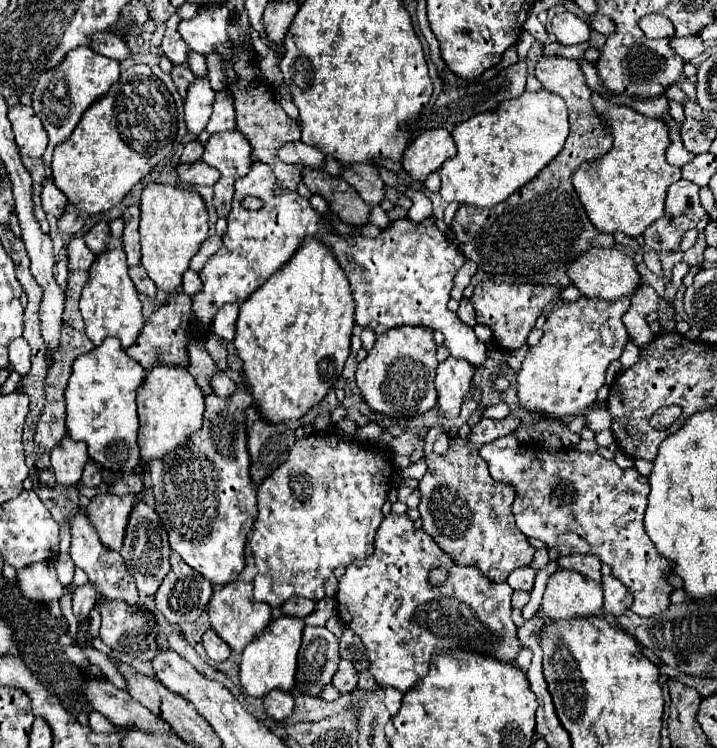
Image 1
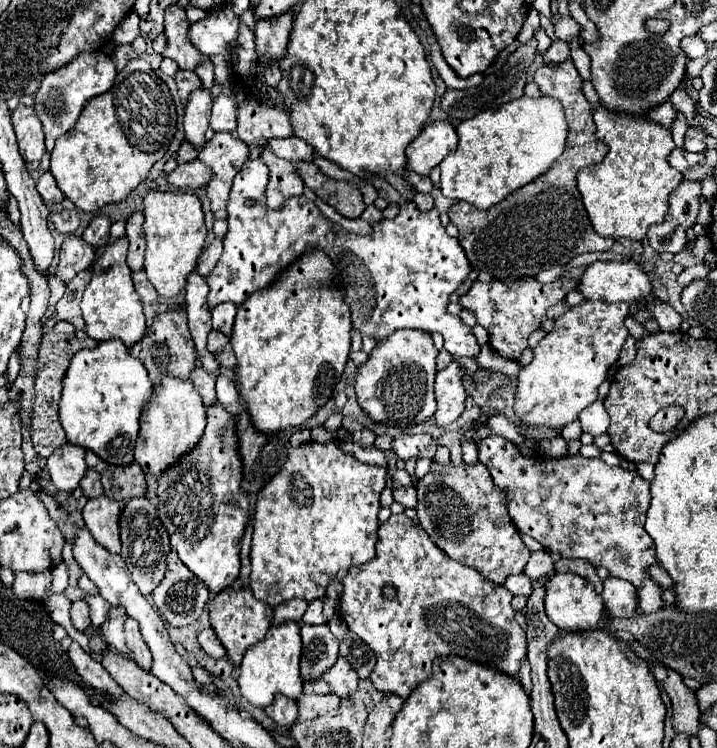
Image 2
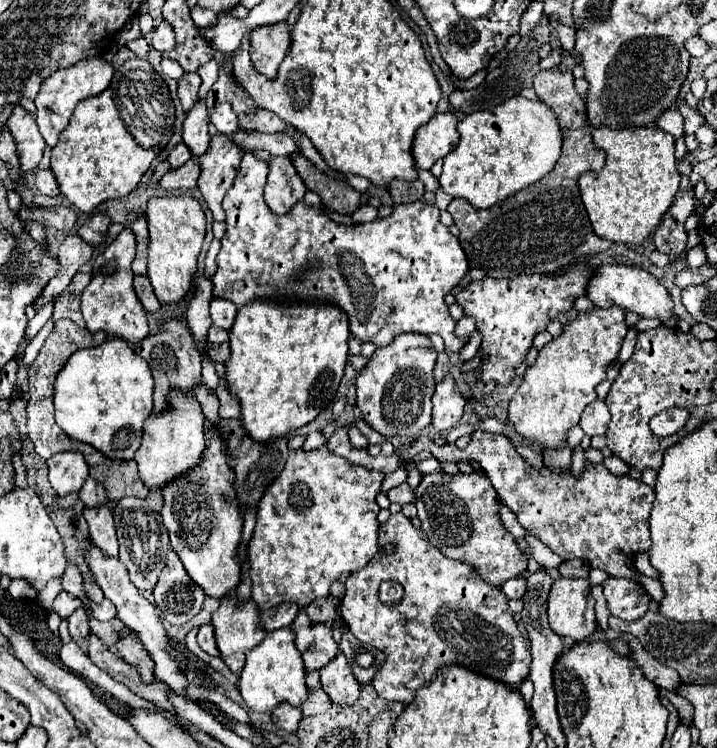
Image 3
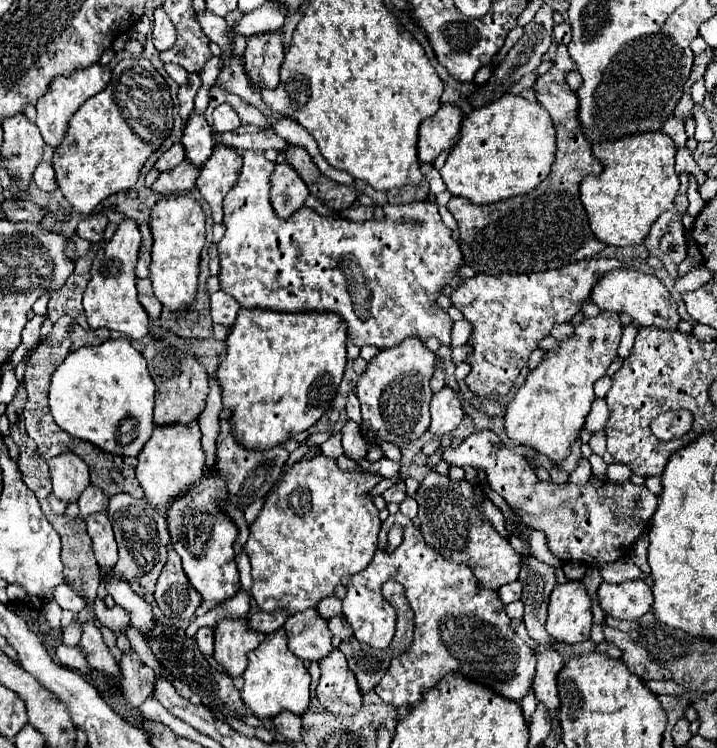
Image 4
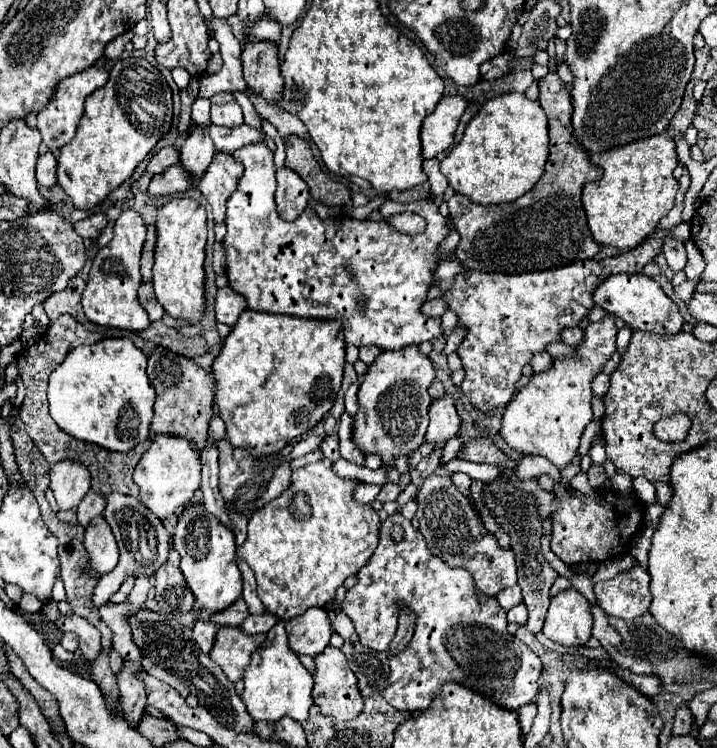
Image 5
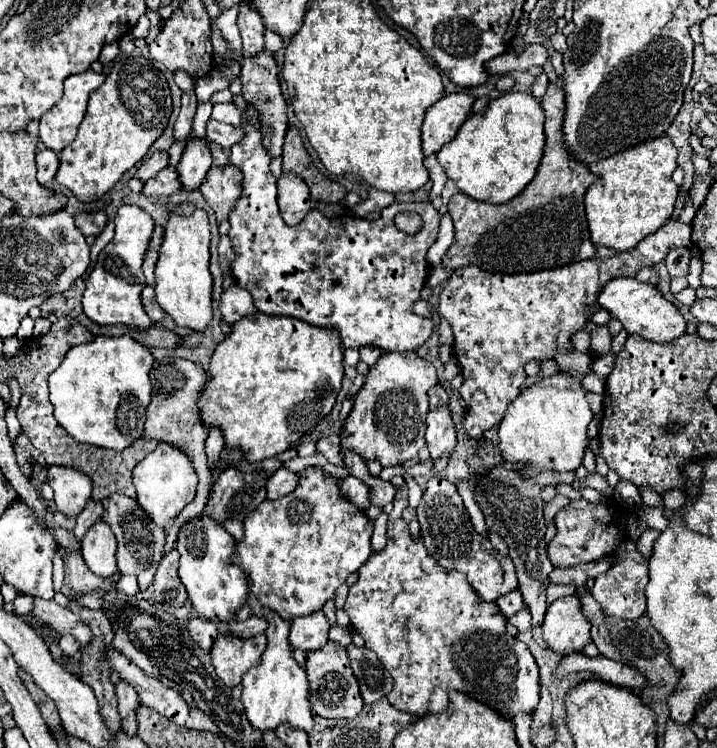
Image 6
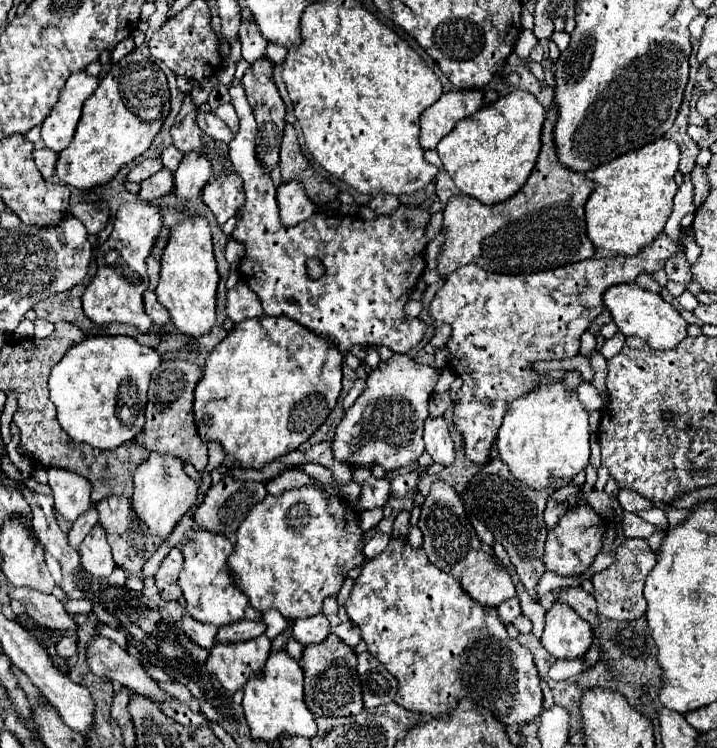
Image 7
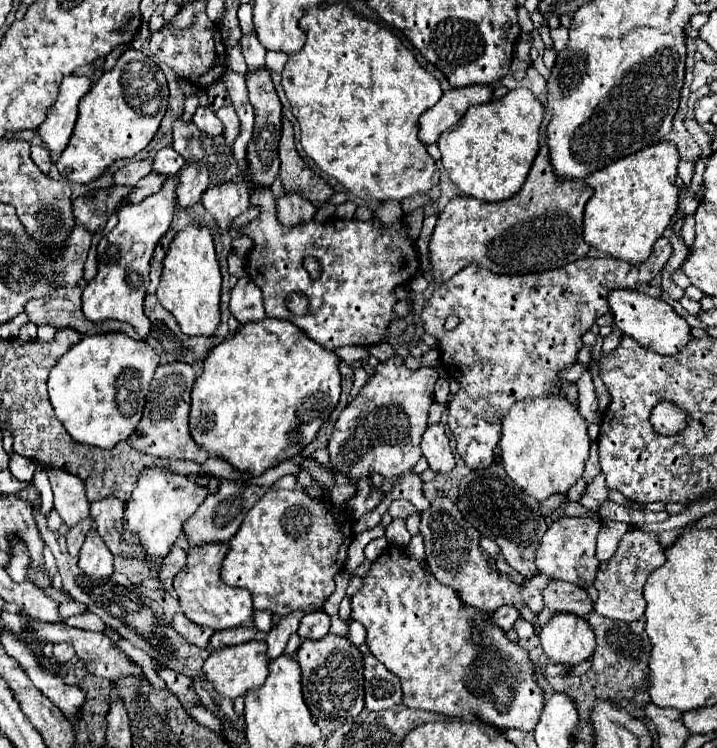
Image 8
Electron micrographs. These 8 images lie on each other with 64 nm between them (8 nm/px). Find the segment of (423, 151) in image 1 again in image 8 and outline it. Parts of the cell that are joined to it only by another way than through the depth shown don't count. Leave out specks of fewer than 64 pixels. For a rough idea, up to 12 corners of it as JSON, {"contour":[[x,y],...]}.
{"contour":[[452,88],[420,116],[420,140],[432,144],[492,88]]}

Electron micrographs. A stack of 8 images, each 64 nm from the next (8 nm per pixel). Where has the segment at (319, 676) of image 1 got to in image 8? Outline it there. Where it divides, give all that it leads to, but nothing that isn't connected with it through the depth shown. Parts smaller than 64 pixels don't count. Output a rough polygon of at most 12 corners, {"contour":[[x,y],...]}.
{"contour":[[324,610],[308,612],[298,628],[300,638],[320,640],[330,630]]}

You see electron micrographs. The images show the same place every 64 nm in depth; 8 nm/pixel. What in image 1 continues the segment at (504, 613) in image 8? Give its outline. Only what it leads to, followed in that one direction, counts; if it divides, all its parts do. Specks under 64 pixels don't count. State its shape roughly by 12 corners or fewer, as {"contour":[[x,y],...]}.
{"contour":[[528,566],[508,576],[512,590],[530,592],[536,572]]}

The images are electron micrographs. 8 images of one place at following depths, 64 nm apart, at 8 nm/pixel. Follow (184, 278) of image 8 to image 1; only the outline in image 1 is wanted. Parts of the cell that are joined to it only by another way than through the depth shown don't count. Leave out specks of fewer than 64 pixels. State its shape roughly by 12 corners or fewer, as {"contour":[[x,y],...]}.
{"contour":[[142,190],[142,266],[172,294],[208,238],[194,190]]}

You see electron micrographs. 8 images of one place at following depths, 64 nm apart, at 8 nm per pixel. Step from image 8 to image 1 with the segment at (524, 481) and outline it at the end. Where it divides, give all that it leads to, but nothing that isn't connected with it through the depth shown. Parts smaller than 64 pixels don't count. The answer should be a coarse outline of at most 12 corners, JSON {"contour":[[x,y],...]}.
{"contour":[[630,298],[554,306],[518,372],[530,414],[568,422],[626,346]]}

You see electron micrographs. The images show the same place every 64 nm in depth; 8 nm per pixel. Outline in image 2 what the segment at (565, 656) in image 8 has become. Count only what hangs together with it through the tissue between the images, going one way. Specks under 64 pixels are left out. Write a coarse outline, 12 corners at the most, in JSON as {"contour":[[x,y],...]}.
{"contour":[[578,574],[546,582],[546,616],[562,632],[600,624],[602,598]]}

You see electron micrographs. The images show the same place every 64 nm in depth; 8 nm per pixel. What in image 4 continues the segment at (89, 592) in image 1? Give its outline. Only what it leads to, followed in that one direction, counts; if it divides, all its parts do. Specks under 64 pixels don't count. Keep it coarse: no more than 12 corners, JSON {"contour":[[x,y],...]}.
{"contour":[[78,618],[64,630],[62,644],[78,646],[82,630]]}

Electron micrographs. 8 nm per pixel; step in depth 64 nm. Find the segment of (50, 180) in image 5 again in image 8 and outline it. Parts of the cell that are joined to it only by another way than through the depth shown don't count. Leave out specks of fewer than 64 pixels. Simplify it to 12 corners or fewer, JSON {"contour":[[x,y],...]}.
{"contour":[[32,146],[32,160],[42,172],[50,170],[50,152]]}

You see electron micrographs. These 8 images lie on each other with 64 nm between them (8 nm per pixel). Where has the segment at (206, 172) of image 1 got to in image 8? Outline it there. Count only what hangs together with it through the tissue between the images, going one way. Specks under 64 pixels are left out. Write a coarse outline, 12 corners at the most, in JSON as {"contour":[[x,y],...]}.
{"contour":[[148,174],[126,196],[126,204],[138,204],[162,186],[160,174]]}

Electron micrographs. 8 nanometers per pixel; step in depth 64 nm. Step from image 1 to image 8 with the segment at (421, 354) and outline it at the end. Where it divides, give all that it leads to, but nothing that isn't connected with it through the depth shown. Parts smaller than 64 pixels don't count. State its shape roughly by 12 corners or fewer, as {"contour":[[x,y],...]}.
{"contour":[[380,362],[340,412],[330,464],[352,482],[400,478],[438,372]]}

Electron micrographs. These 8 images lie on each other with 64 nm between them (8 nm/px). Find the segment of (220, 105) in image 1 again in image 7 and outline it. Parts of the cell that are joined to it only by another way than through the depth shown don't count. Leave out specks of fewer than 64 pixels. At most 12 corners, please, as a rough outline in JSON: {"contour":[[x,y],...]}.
{"contour":[[222,104],[214,110],[218,118],[238,132],[238,116],[232,104]]}

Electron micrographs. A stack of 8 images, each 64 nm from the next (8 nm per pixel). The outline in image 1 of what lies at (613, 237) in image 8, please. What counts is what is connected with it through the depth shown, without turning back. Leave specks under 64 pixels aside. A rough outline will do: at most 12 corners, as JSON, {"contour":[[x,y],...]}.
{"contour":[[604,100],[608,154],[572,184],[598,232],[642,236],[680,168],[662,120]]}

